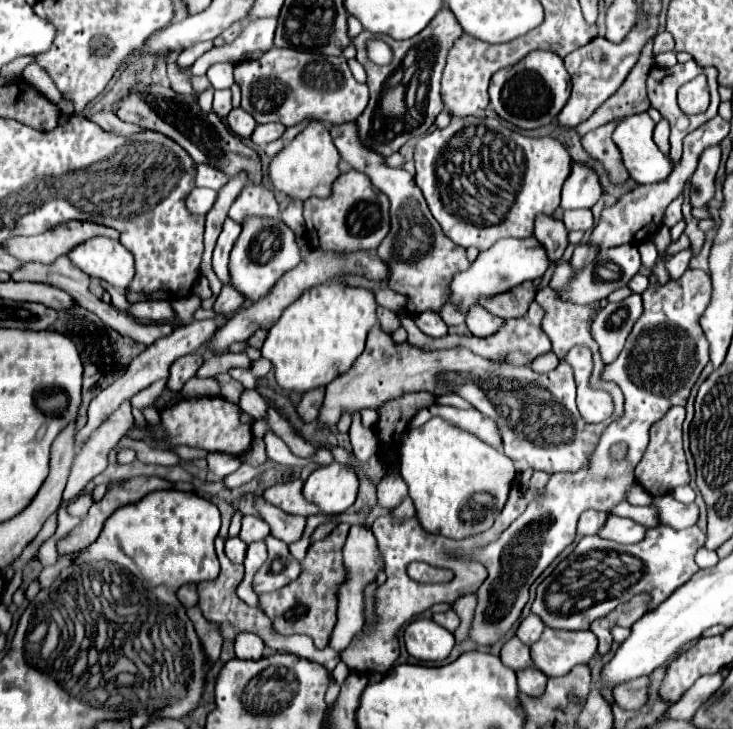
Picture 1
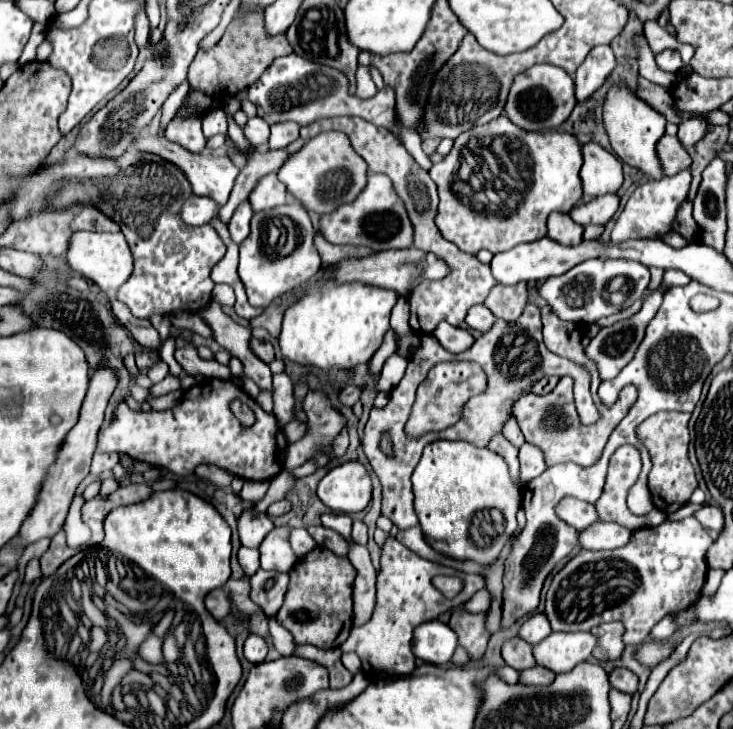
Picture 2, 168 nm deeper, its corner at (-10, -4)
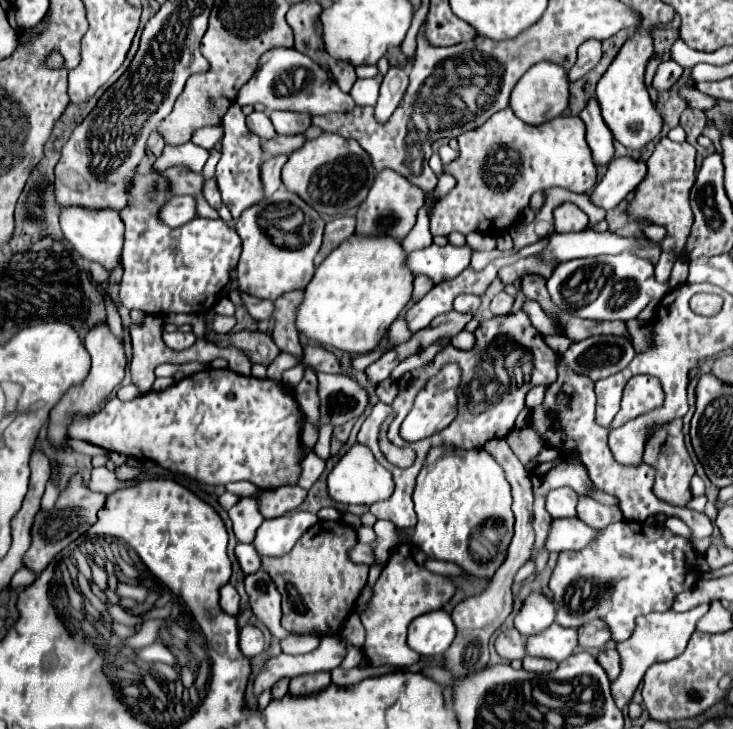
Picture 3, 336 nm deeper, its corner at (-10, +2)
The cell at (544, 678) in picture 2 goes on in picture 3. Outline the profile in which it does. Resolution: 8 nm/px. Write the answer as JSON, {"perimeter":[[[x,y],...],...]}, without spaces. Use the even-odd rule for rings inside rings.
{"perimeter":[[[526,656],[522,660],[524,664],[524,670],[530,670],[530,672],[550,672],[558,666],[558,662],[554,660],[546,660],[546,658],[532,658],[532,656]]]}

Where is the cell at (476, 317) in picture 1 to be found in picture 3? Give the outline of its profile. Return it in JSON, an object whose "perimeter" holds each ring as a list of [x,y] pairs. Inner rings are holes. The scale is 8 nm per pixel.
{"perimeter":[[[458,296],[454,300],[454,310],[456,312],[470,312],[470,314],[476,314],[476,310],[480,308],[480,296]]]}

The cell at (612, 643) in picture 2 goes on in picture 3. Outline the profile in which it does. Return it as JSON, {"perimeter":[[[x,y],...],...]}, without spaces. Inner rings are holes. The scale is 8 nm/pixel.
{"perimeter":[[[600,618],[584,624],[578,628],[580,632],[580,640],[578,644],[584,648],[584,650],[590,650],[590,648],[602,648],[608,640],[610,640],[610,632],[608,632],[608,624]]]}

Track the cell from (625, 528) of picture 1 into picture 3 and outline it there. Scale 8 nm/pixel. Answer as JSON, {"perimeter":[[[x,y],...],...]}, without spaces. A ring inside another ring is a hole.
{"perimeter":[[[564,518],[552,522],[552,532],[548,534],[548,552],[562,552],[562,550],[582,550],[588,546],[600,530],[588,526],[578,518]]]}

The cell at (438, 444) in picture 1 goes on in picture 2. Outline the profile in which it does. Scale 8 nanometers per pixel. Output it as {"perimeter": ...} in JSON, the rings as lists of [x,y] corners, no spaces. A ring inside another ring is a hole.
{"perimeter":[[[438,440],[424,448],[424,454],[412,474],[414,510],[420,520],[426,544],[430,544],[438,554],[454,560],[474,560],[482,566],[498,560],[502,548],[516,530],[516,512],[520,506],[520,490],[512,484],[508,466],[502,456],[490,452],[488,448],[476,448],[468,442]]]}

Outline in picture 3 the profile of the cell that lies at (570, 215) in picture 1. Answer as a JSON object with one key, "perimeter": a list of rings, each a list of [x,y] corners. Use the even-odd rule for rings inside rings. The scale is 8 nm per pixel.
{"perimeter":[[[628,156],[614,158],[612,164],[608,164],[606,176],[590,194],[592,204],[604,210],[616,208],[630,192],[636,190],[644,172],[646,164],[640,160],[632,160]]]}

